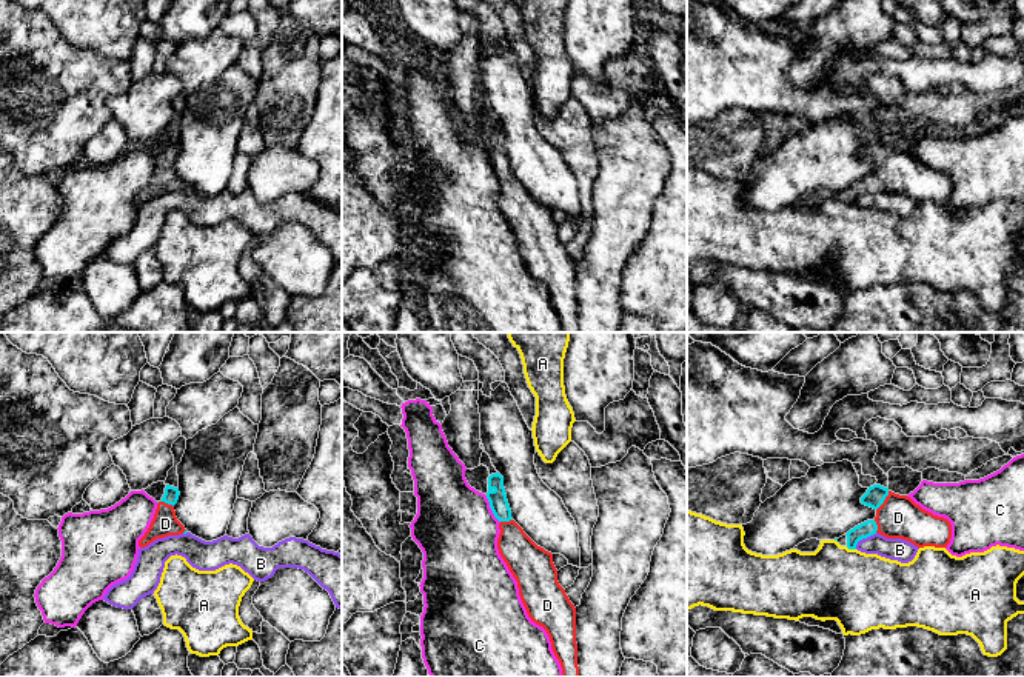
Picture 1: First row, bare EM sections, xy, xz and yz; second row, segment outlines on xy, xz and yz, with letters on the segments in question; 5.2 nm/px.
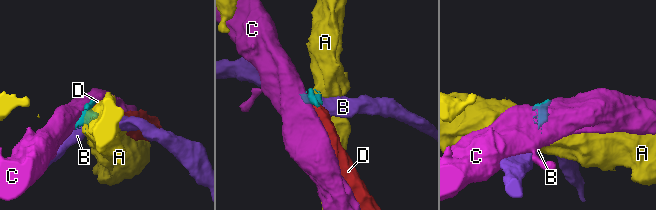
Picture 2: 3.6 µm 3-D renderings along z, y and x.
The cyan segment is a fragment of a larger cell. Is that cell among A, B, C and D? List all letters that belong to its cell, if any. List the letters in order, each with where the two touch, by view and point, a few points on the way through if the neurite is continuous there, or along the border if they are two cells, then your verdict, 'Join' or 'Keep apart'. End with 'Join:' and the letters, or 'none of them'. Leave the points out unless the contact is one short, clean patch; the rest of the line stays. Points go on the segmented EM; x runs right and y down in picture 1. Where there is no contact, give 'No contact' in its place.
A: Touches cyan at yz (850, 548). Boundary: yz (846, 546), (855, 550). Keep apart
B: Touches cyan at yz (864, 537). Boundary: yz (876, 533), (863, 537), (855, 548). Keep apart
C: Touches cyan at xz (491, 510). Boundary: xz (485, 496), (493, 516), (499, 522). Keep apart
D: Touches cyan at yz (884, 499). Path across: yz (875, 496), (884, 499), (898, 517). Join
Join: D

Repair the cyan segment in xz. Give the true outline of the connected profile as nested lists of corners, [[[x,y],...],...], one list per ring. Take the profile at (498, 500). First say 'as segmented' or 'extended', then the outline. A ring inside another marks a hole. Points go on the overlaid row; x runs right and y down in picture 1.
extended; [[[484,451],[480,465],[490,471],[487,499],[499,523],[497,549],[517,582],[528,617],[542,626],[562,668],[562,677],[579,677],[576,608],[557,582],[553,554],[537,546],[511,519],[504,477]]]

